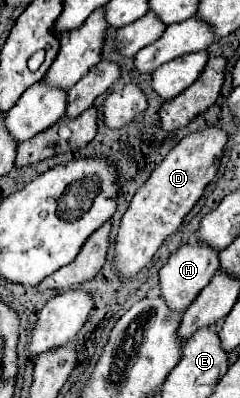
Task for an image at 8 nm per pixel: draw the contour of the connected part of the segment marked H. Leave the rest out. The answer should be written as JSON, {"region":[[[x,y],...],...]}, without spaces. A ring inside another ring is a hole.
{"region":[[[190,239],[182,243],[166,261],[166,265],[160,269],[160,295],[166,299],[166,303],[172,309],[184,311],[188,305],[196,299],[196,295],[208,285],[210,277],[220,267],[220,251],[212,249],[210,245],[202,245],[198,239]]]}

